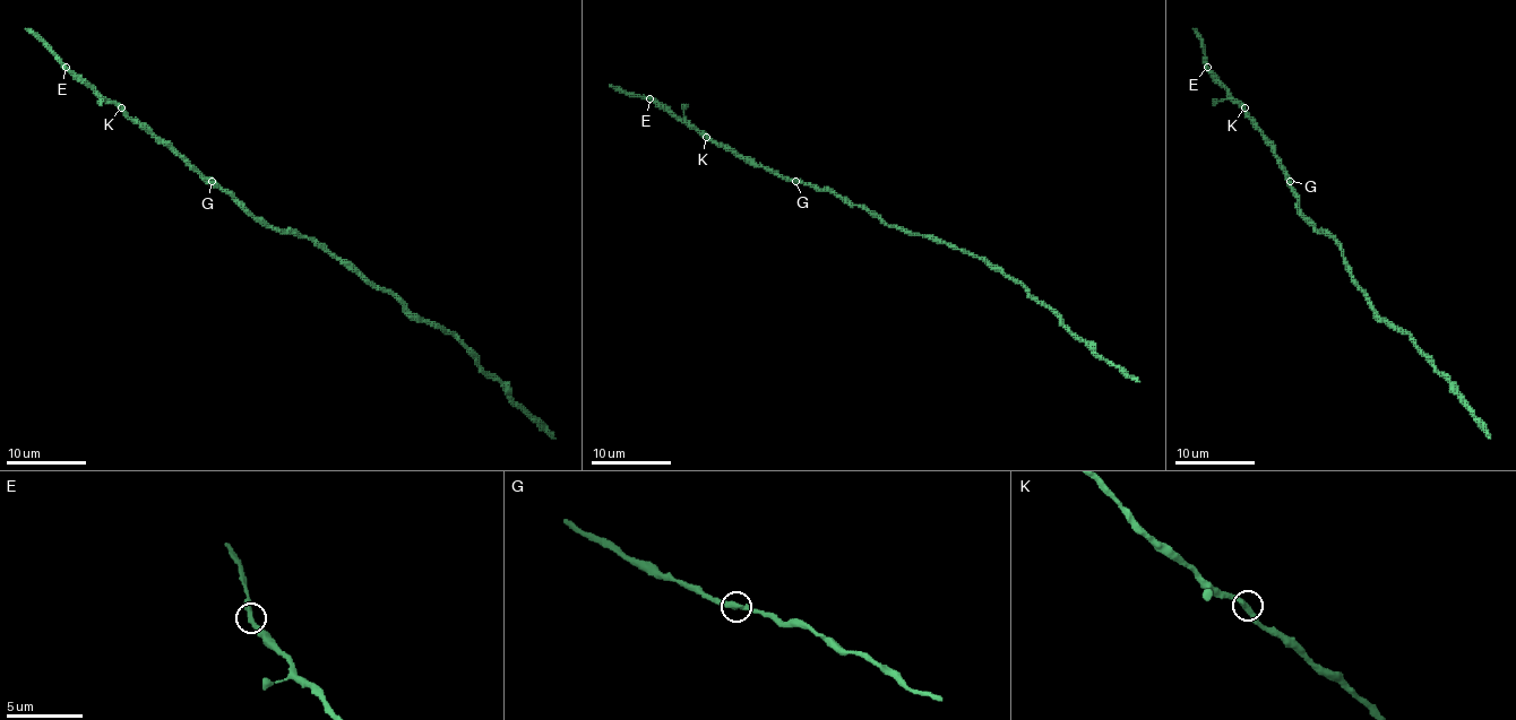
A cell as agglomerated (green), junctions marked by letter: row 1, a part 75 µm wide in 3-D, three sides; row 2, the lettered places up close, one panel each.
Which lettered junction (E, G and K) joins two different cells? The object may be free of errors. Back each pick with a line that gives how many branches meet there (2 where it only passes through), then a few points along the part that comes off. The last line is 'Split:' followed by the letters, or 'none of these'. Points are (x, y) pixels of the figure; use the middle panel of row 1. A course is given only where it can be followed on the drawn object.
Split: none of these

